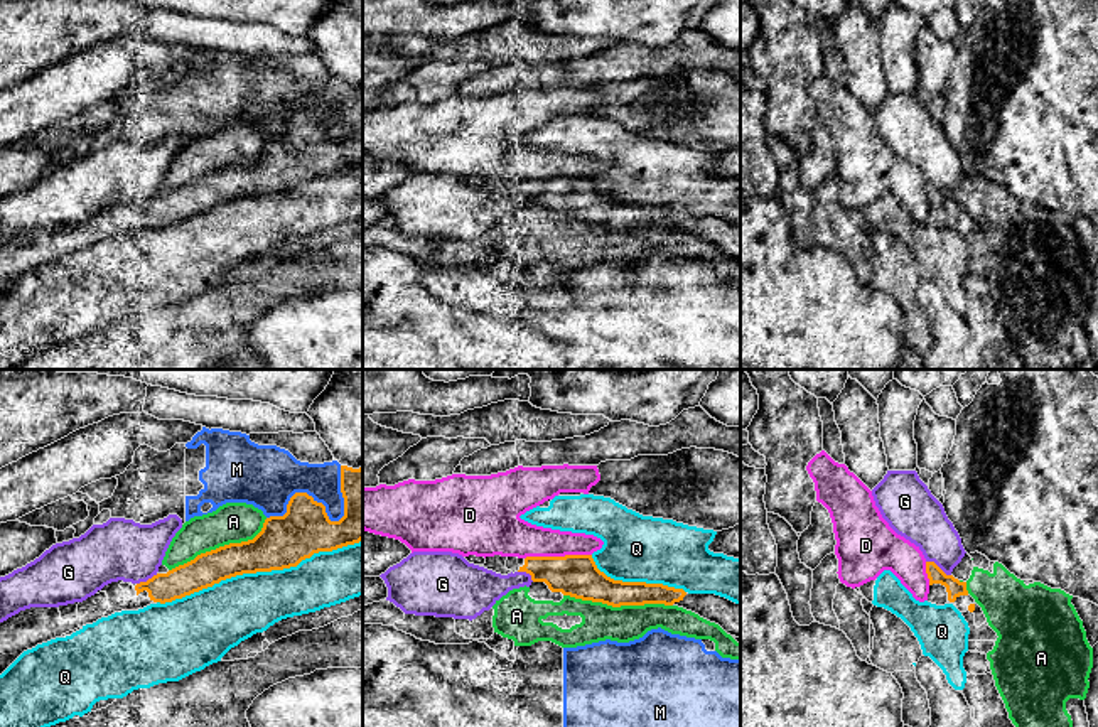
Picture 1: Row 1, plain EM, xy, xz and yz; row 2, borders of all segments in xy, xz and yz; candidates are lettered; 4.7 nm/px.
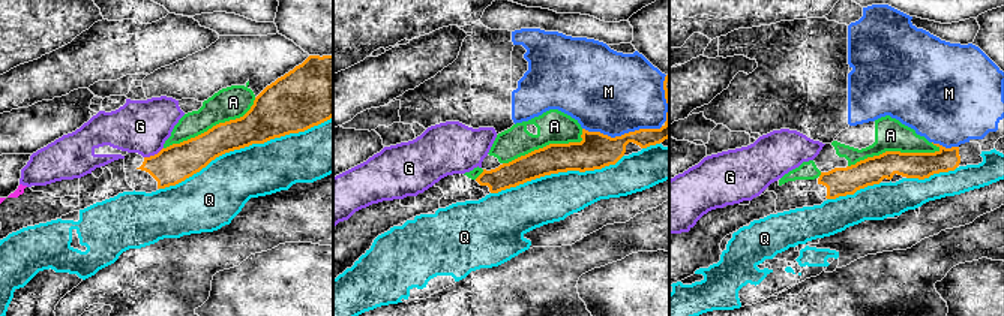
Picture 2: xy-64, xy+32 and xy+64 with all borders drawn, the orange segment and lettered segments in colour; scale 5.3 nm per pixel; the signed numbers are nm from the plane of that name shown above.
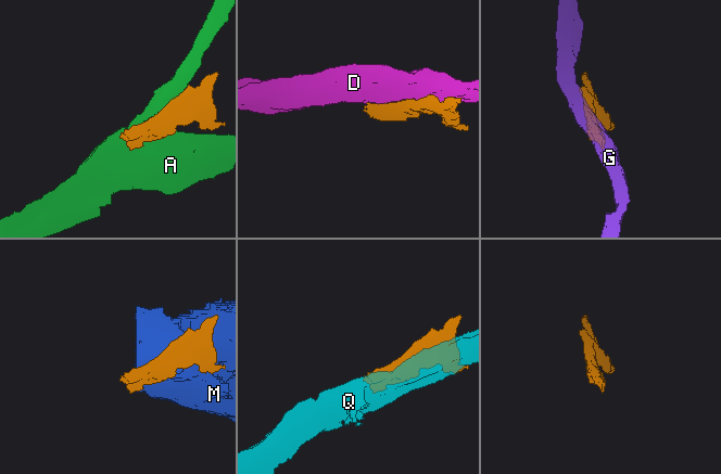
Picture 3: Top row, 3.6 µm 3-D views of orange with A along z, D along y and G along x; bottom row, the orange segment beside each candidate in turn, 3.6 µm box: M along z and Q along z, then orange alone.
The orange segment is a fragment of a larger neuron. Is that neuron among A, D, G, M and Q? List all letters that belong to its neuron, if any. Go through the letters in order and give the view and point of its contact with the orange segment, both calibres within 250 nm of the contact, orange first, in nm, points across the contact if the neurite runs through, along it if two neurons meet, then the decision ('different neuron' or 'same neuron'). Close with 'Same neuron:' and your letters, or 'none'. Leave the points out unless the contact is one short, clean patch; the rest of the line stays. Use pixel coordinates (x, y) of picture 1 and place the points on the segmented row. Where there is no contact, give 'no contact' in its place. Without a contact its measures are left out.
A: meets orange in xz at (618, 606); 200 nm thick on the orange side, 180 nm on the other; different neuron
D: meets orange in xz at (557, 557); 200 nm thick on the orange side, 200 nm on the other; different neuron
G: meets orange in yz at (936, 565); 80 nm thick on the orange side, 240 nm on the other; different neuron
M: meets orange in xy at (324, 510); 240 nm thick on the orange side, 200 nm on the other; different neuron
Q: meets orange in xy at (258, 570); 240 nm thick on the orange side, 300 nm on the other; different neuron
Same neuron: none

